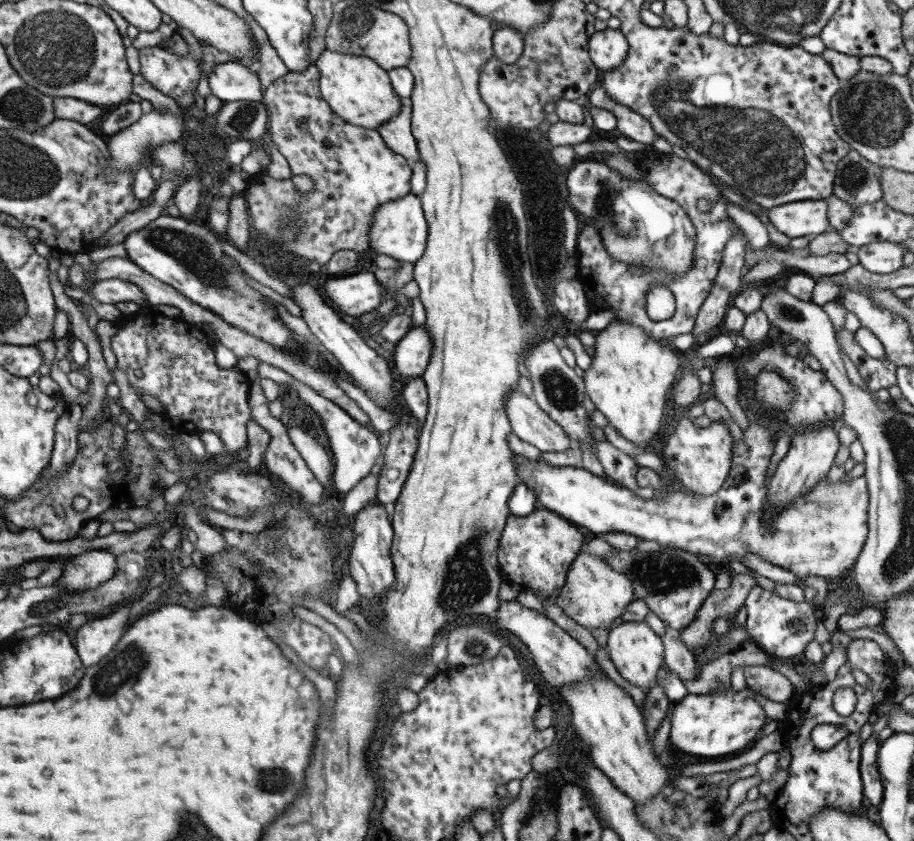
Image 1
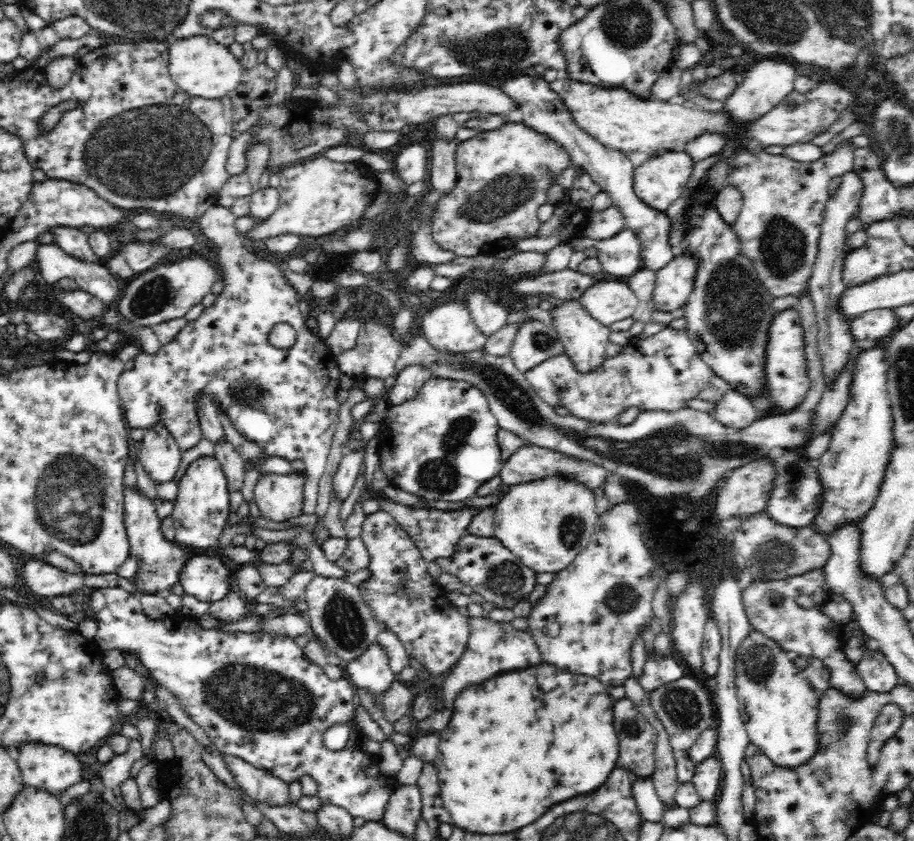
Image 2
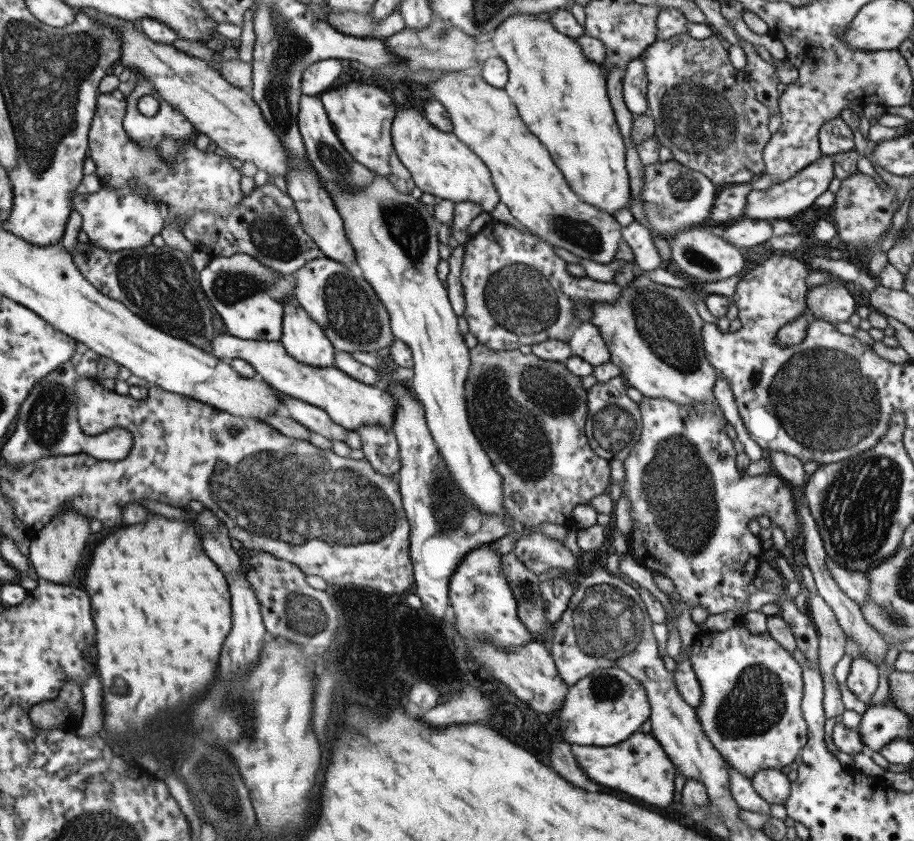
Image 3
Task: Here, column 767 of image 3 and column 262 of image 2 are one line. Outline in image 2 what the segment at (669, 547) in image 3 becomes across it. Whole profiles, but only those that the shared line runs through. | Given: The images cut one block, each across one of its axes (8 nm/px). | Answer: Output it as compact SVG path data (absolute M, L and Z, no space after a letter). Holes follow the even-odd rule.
M303 473L262 474L254 487L260 515L274 522L285 522L302 514L305 477Z

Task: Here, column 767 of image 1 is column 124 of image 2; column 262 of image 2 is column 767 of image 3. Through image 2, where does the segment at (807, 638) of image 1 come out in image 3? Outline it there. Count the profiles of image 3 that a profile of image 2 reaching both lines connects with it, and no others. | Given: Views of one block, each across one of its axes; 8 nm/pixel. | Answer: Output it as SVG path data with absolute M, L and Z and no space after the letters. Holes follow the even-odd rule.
M736 624L724 632L699 634L689 648L689 661L702 688L696 718L714 748L737 772L750 779L759 770L788 769L807 743L809 728L801 702L804 680L802 667L769 632L752 634Z

